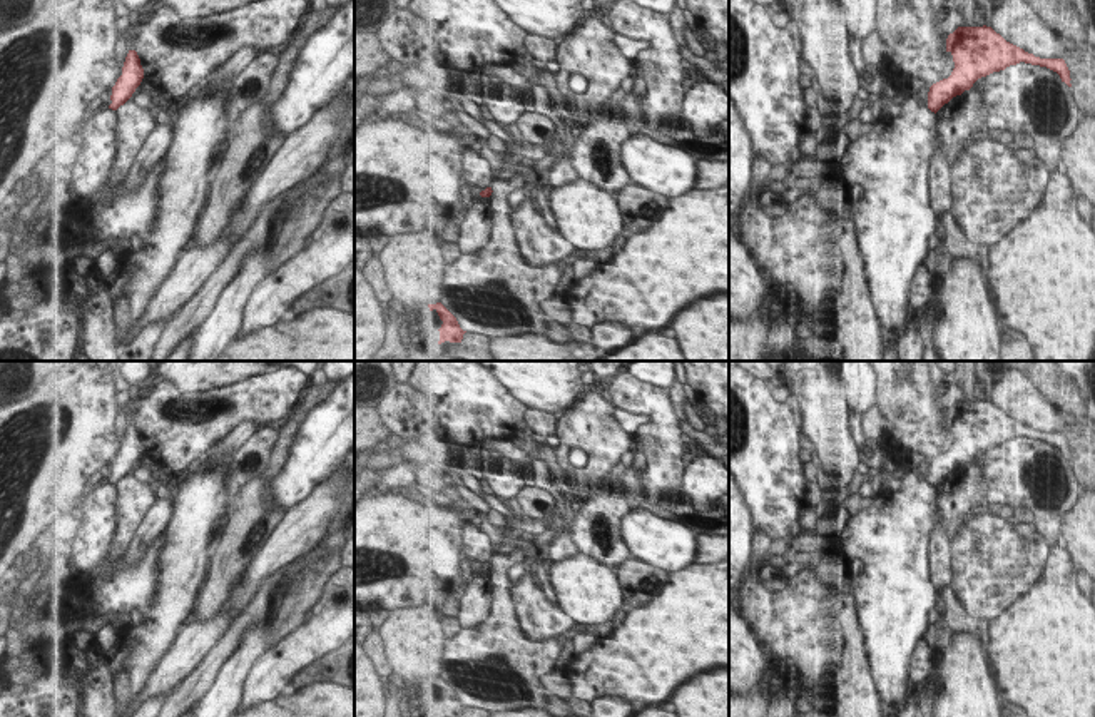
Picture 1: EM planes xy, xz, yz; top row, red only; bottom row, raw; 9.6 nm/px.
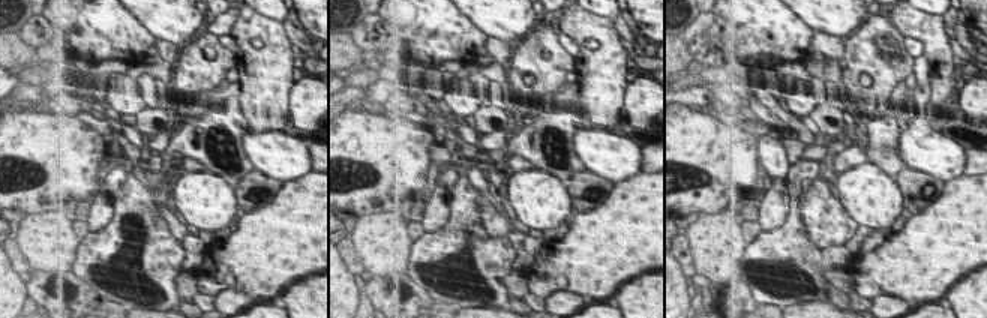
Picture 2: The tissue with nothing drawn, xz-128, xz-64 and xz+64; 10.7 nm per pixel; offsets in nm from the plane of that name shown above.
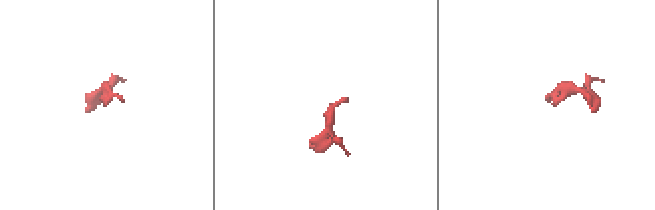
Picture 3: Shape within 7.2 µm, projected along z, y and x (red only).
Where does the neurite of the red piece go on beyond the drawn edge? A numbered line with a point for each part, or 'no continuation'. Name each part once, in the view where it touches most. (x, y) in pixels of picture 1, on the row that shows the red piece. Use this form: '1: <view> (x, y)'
no continuation

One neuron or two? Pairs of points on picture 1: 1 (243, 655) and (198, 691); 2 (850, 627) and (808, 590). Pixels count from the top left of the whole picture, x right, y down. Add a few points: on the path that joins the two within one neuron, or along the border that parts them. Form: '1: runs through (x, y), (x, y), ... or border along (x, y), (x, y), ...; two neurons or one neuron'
1: border along (241, 642), (221, 669), (213, 687), (201, 699); two neurons
2: border along (841, 599), (843, 605); two neurons

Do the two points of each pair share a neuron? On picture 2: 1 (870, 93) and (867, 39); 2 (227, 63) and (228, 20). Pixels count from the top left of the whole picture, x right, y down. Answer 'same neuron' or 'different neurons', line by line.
1: same neuron
2: different neurons

